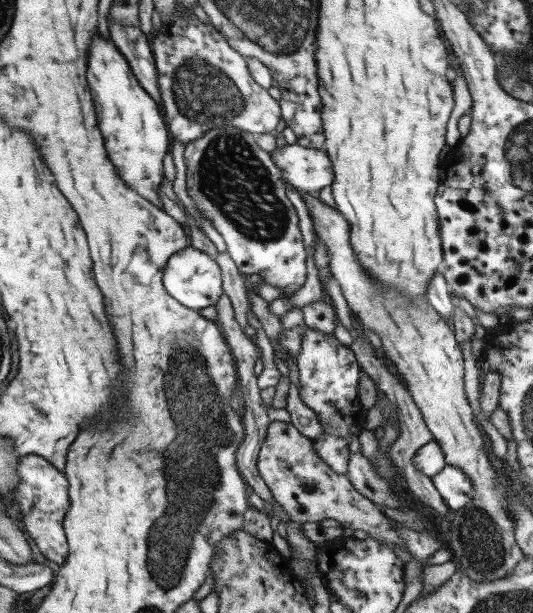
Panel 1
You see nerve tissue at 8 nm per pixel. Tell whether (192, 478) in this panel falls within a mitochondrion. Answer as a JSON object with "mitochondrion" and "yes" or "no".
{"mitochondrion":"yes"}

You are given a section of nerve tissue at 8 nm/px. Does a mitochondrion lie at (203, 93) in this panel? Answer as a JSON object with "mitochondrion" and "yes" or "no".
{"mitochondrion":"yes"}

